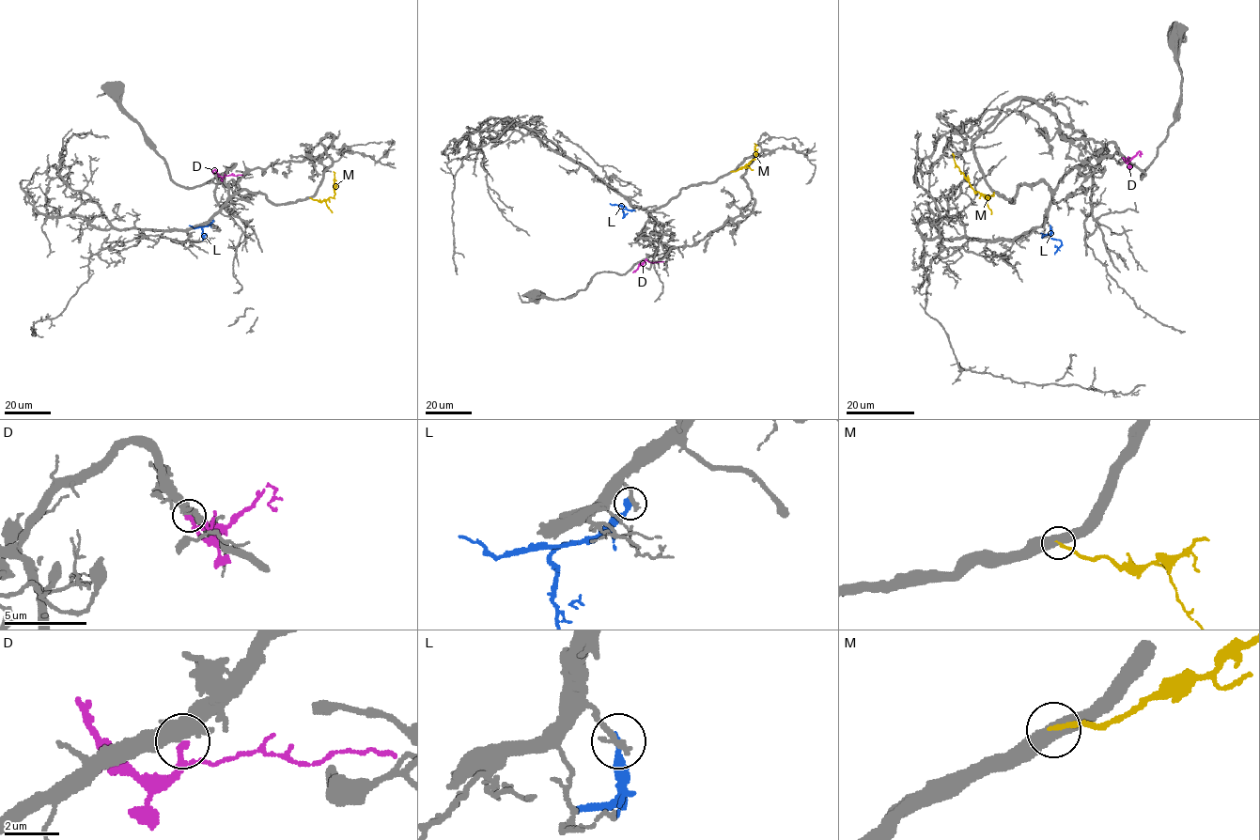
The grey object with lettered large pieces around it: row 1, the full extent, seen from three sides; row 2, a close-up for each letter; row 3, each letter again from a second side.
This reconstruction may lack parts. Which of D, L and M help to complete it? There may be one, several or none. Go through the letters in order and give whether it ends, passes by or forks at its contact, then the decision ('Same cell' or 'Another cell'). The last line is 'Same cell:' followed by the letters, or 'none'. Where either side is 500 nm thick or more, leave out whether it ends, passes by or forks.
D: It passes by. Another cell
L: It ends there. Another cell
M: Another cell
Same cell: none

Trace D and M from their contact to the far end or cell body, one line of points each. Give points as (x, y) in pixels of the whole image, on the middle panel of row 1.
D: (645, 259), (633, 272)
M: (731, 171), (744, 167), (754, 158), (754, 144)

